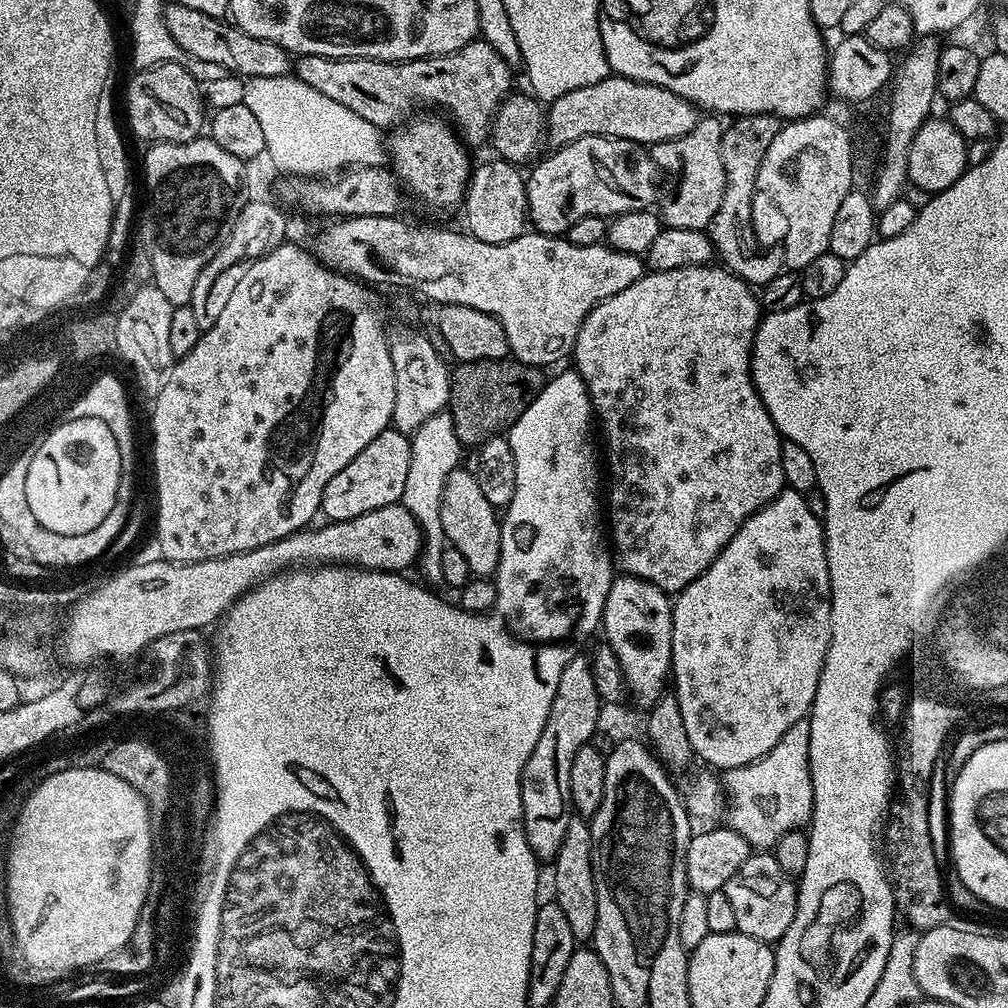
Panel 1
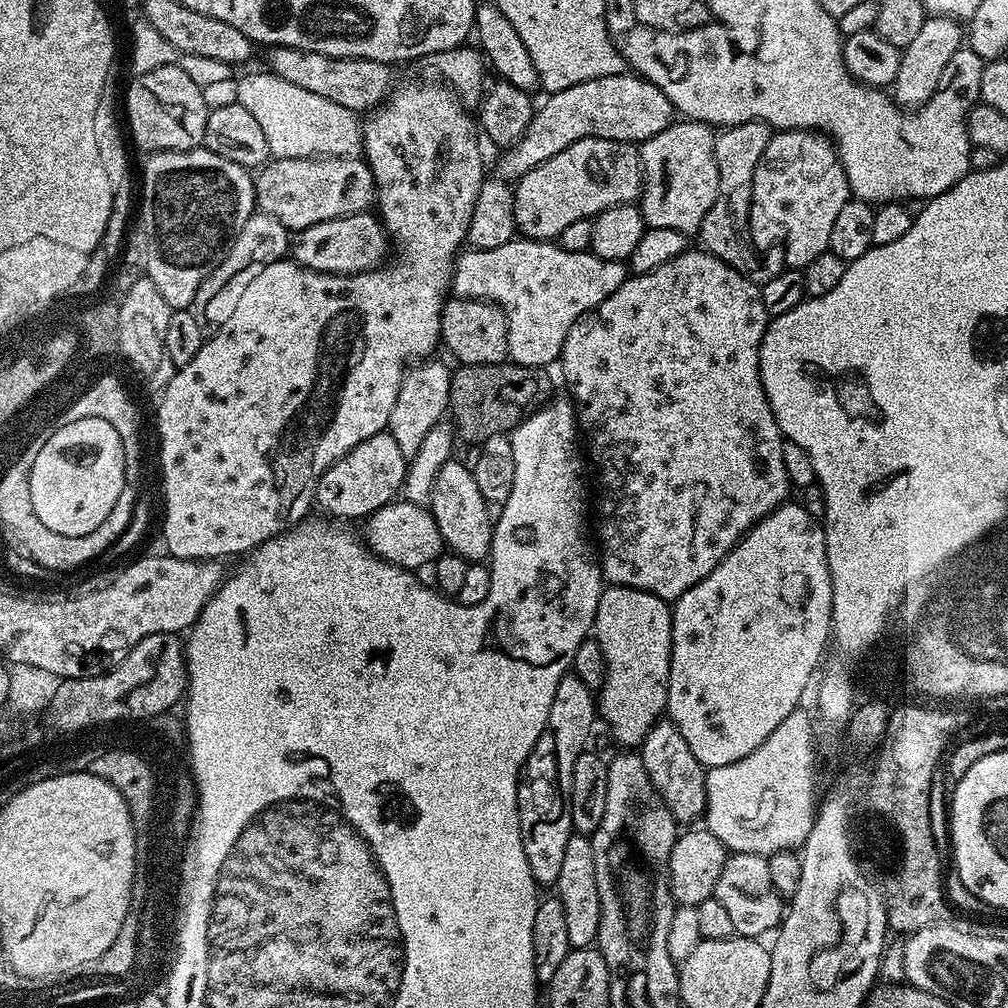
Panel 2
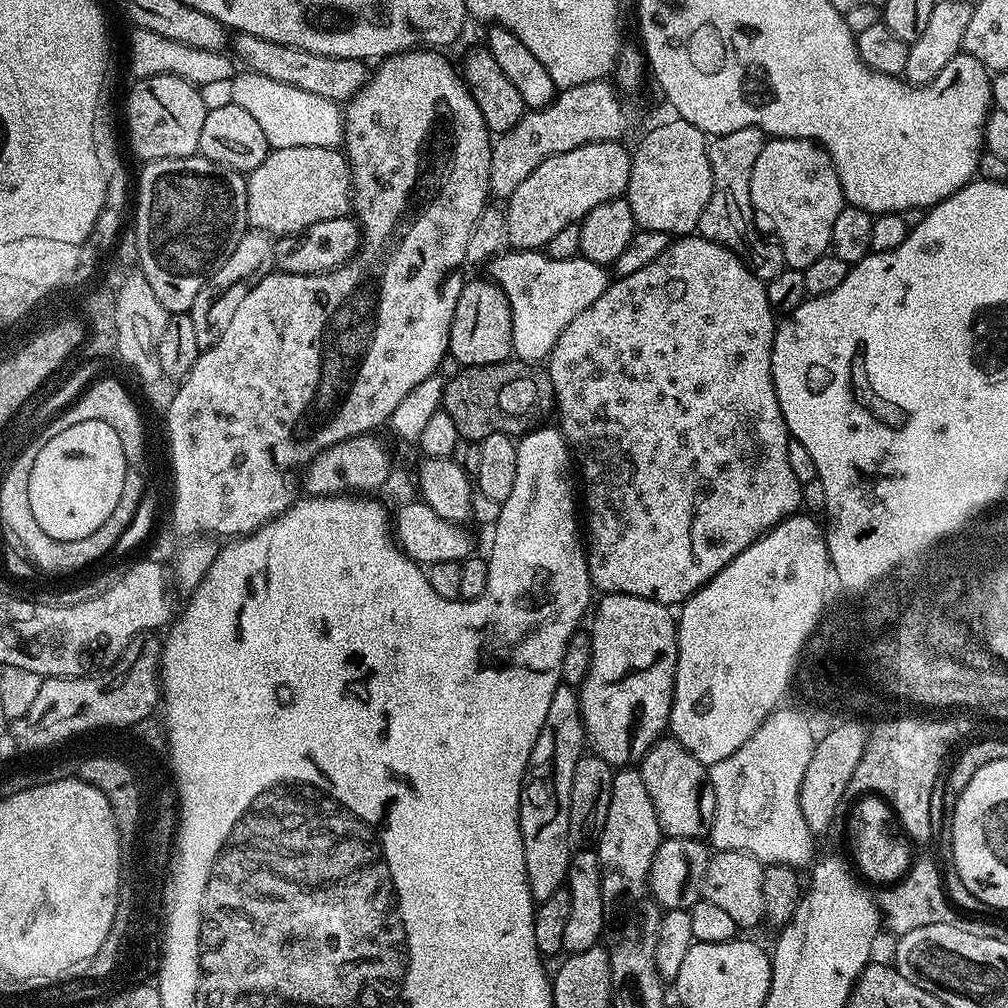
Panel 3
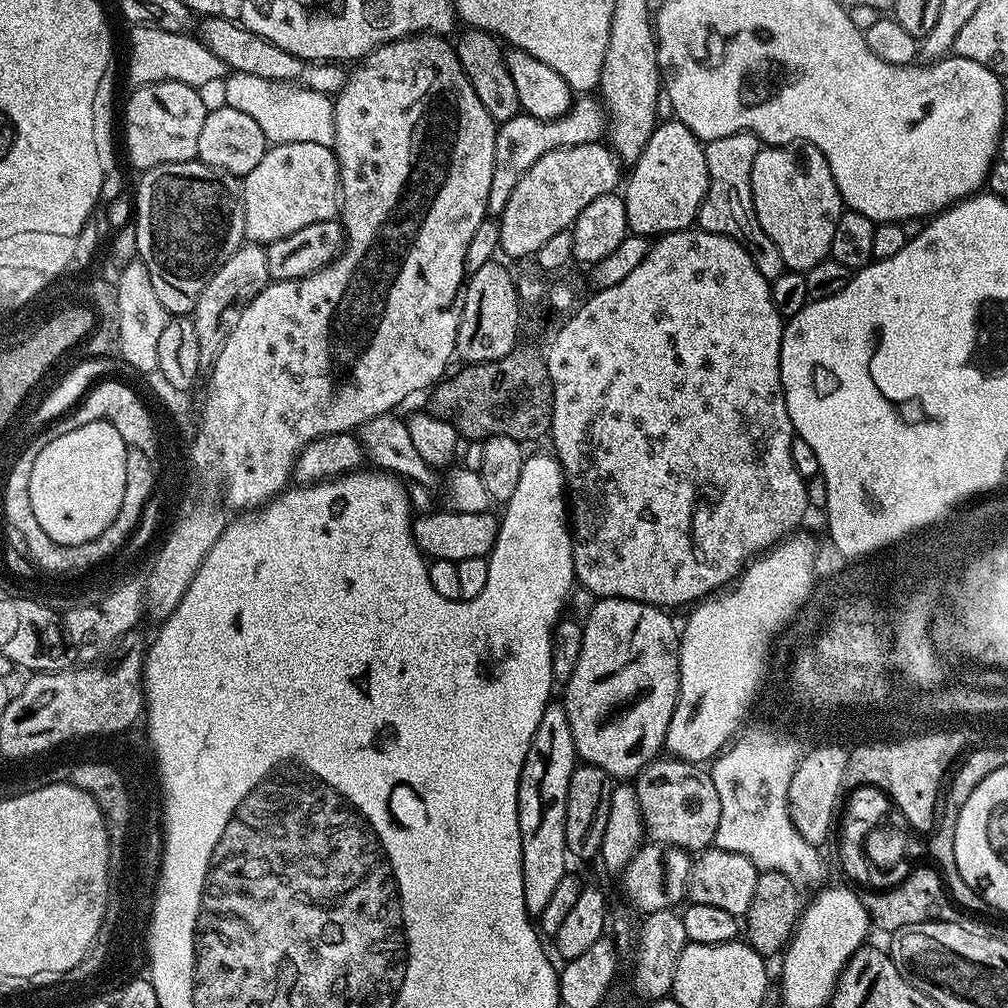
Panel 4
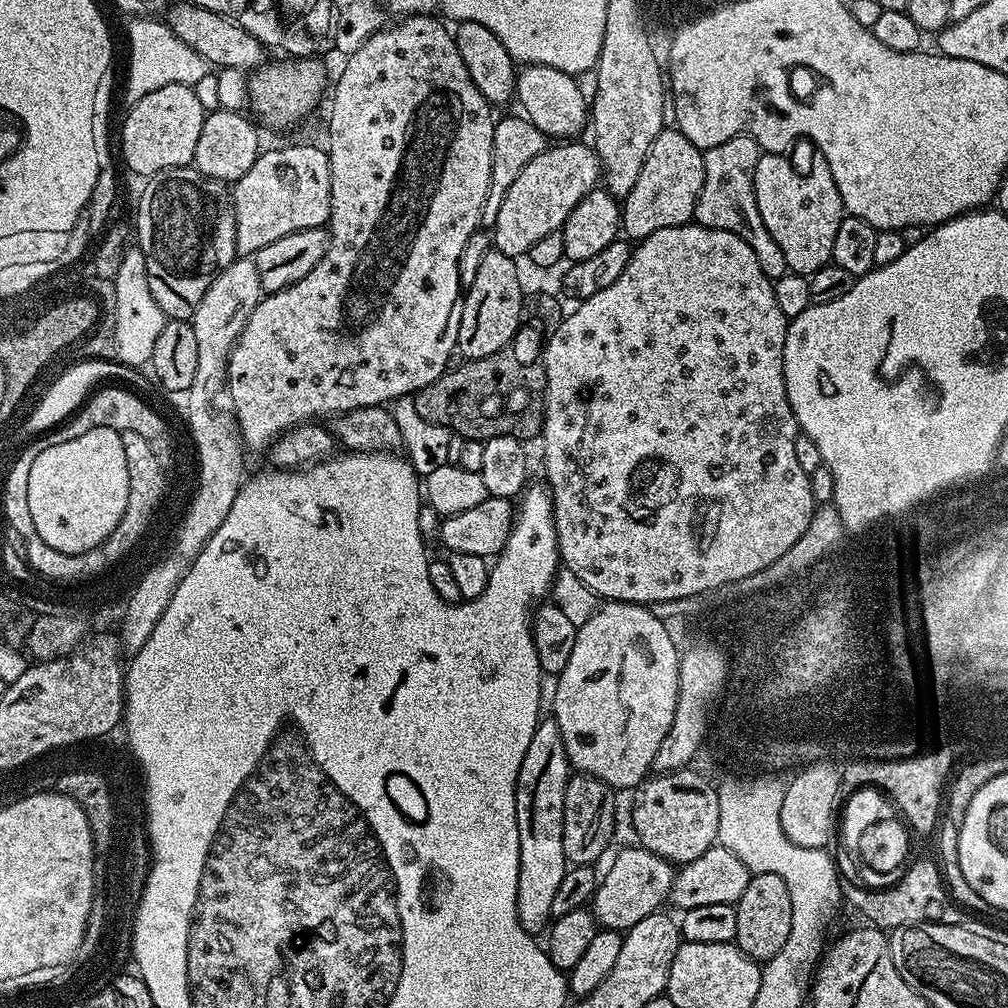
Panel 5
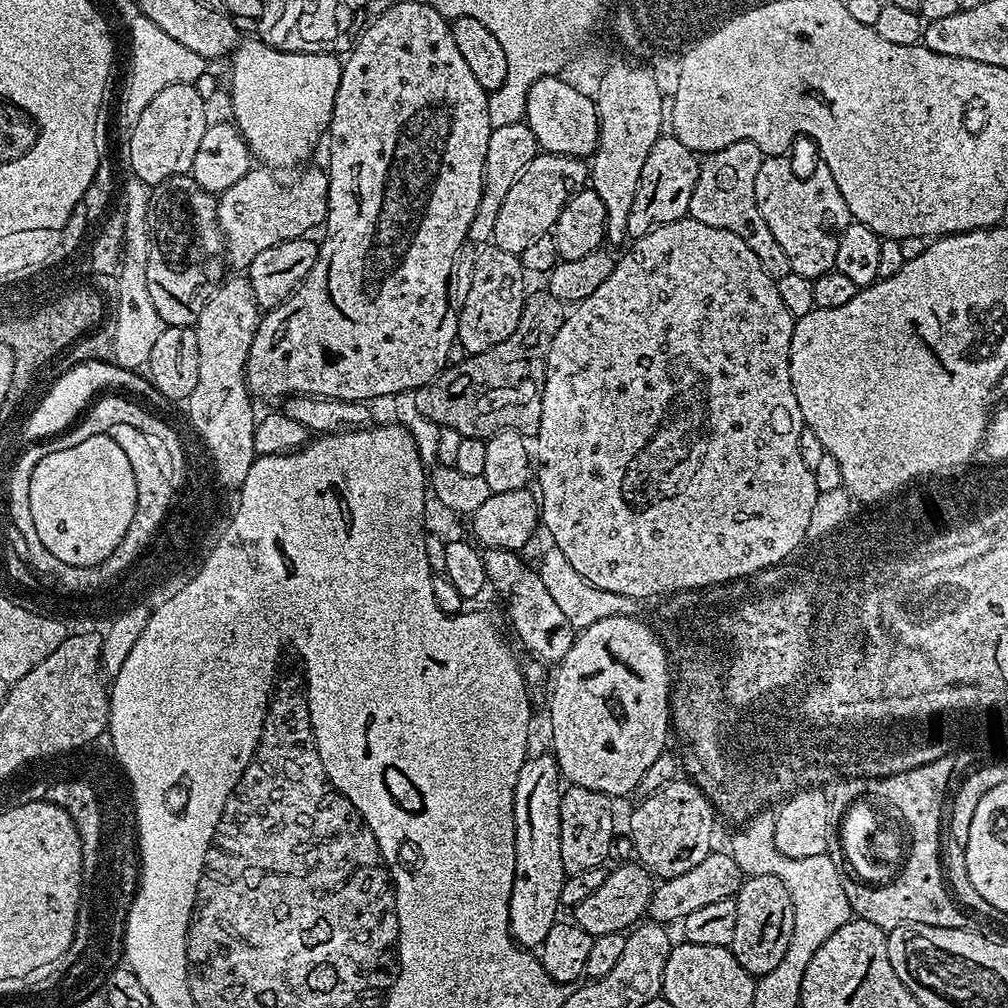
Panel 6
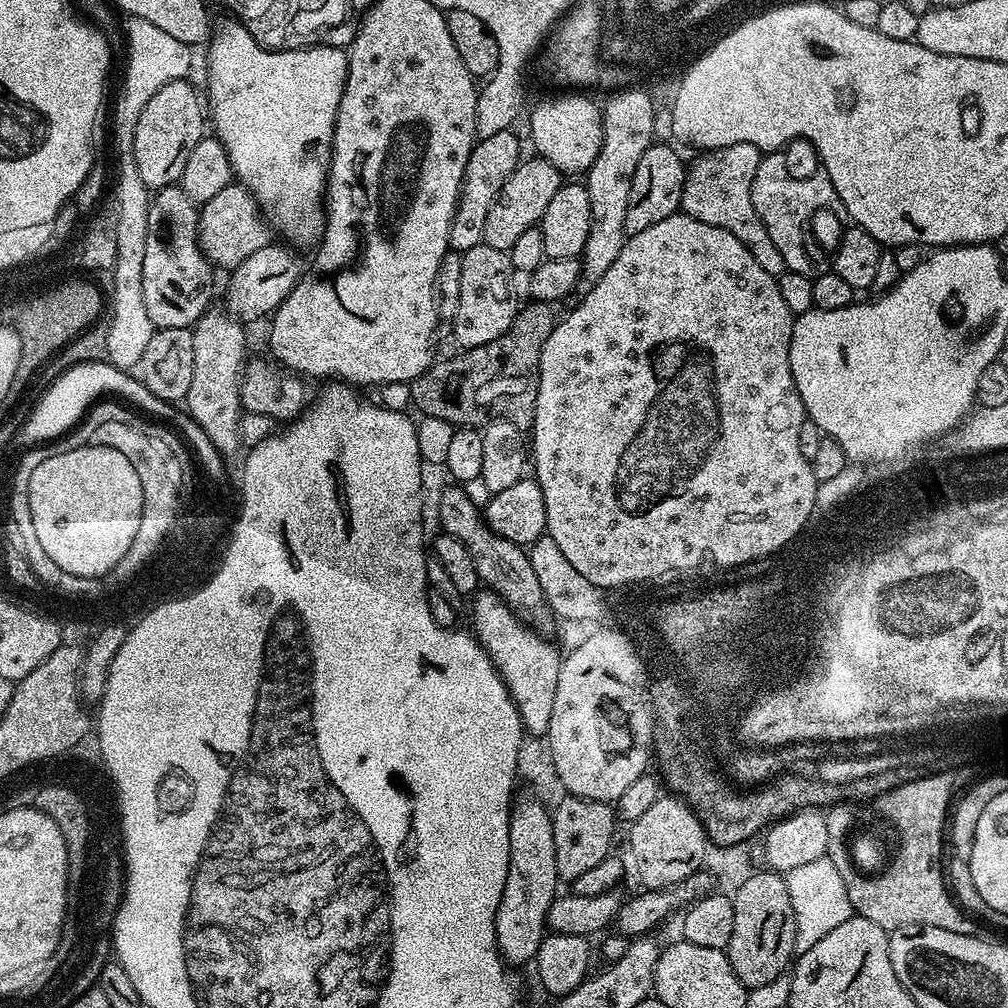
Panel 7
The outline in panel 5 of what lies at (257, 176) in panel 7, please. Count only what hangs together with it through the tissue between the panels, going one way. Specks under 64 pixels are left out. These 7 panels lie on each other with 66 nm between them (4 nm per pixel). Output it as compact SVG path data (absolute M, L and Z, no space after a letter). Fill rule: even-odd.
M280 58L277 64L271 62L255 69L248 76L248 98L253 108L272 128L288 128L295 120L308 116L320 99L325 99L330 76L316 58ZM328 84L328 85L327 85ZM324 87L325 92L324 92Z

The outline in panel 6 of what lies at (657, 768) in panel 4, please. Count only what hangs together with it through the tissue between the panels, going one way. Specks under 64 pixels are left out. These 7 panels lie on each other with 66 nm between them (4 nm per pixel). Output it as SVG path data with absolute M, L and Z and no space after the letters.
M677 778L663 784L654 794L643 797L640 805L628 816L628 832L632 835L635 859L653 877L660 880L678 878L713 851L712 835L716 832L718 813L702 794L698 785L687 778Z

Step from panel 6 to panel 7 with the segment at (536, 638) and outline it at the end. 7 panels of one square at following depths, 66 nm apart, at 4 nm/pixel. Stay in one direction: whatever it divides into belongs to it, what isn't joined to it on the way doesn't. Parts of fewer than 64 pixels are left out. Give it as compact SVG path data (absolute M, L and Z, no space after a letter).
M452 487L456 488L448 488L440 496L440 520L442 523L444 523L443 531L447 533L447 535L453 536L454 538L458 538L460 541L462 541L462 543L467 546L467 548L470 550L470 554L474 558L474 566L476 567L476 572L478 573L478 575L480 575L481 581L483 581L483 583L487 585L487 587L491 589L491 591L495 592L497 596L501 596L502 599L507 602L507 604L511 604L512 608L515 609L515 611L518 614L521 614L523 617L529 618L528 616L533 616L533 618L536 620L542 619L543 616L546 616L546 605L544 603L544 595L542 594L542 586L538 583L538 578L536 577L536 575L534 575L534 566L530 566L530 558L528 557L527 551L525 551L525 549L521 547L521 545L515 544L514 542L510 542L504 536L495 536L495 534L493 534L493 532L490 530L490 526L488 525L488 523L485 522L481 509L478 507L478 504L476 508L475 502L472 501L471 498L468 497L462 489L460 489L463 487Z

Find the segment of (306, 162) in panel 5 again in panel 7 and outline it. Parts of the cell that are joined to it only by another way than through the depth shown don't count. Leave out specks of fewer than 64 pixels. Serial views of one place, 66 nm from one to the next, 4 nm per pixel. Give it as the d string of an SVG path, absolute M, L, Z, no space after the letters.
M239 182L228 184L226 190L214 194L214 198L207 200L200 208L200 249L217 269L231 270L246 262L254 250L262 250L269 244L268 232L270 225L260 211L259 204Z

